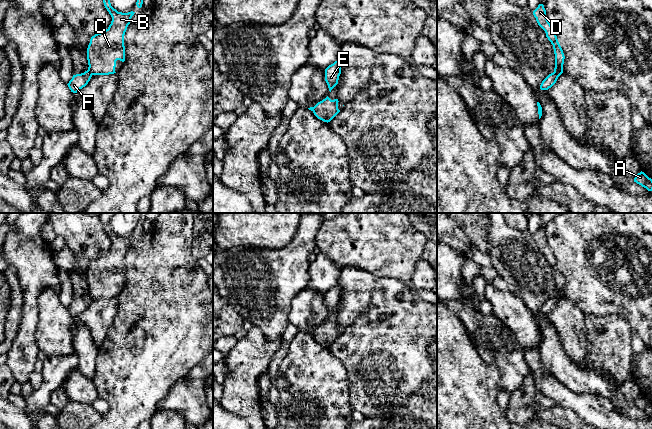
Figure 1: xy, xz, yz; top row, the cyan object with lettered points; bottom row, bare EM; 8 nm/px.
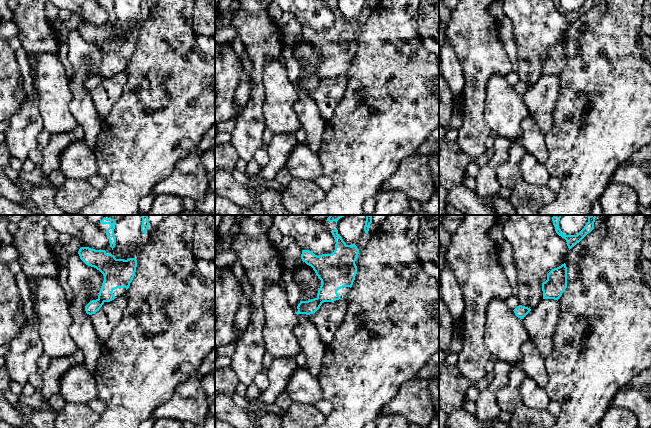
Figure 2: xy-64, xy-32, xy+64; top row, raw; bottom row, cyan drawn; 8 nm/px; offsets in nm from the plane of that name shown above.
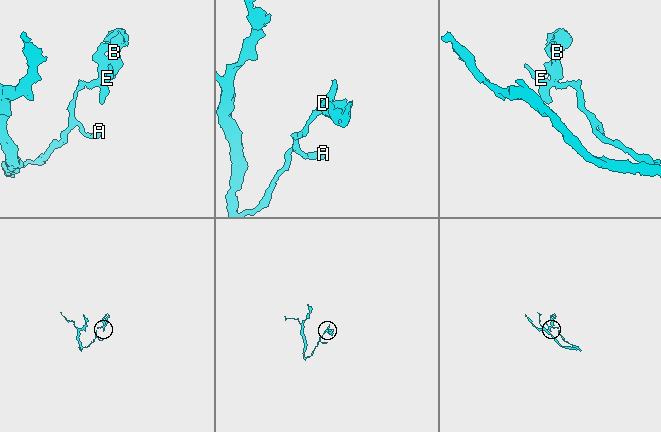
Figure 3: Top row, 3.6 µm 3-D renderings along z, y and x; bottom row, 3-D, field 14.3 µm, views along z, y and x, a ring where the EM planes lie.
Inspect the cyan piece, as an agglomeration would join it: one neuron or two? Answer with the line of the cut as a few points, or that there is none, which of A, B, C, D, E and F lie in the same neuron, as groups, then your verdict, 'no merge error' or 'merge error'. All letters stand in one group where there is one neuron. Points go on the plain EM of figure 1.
xy (88, 292), (92, 298) | A E F / B C D | merge error

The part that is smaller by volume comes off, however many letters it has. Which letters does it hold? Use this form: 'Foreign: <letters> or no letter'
Foreign: B, C, D

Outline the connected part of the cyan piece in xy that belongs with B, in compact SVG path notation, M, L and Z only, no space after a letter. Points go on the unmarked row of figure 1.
M102 213L100 221L103 224L104 230L112 241L111 248L109 251L95 258L91 261L90 267L87 272L87 284L88 284L88 293L92 299L109 299L114 298L116 285L120 284L125 285L125 270L124 270L124 259L127 254L128 249L130 248L131 242L135 236L131 235L128 237L118 236L111 230L109 220L110 218L116 215L116 213Z

